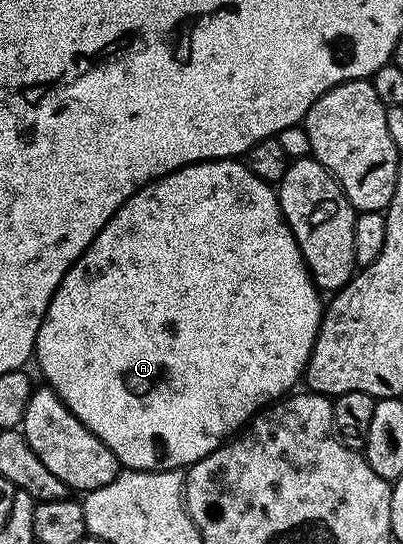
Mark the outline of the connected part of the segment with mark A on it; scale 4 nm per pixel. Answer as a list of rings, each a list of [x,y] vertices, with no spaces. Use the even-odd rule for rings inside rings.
[[[240,159],[203,160],[200,164],[189,164],[186,168],[177,168],[173,172],[168,172],[167,175],[153,180],[150,184],[144,184],[135,195],[127,198],[127,202],[123,202],[123,206],[119,206],[119,210],[105,223],[103,230],[99,230],[99,234],[89,243],[84,254],[67,270],[63,282],[57,287],[51,302],[47,306],[47,314],[39,326],[39,334],[37,335],[35,364],[37,360],[42,374],[45,375],[44,383],[52,388],[55,394],[59,394],[59,398],[65,403],[67,410],[71,410],[71,414],[75,414],[75,418],[79,418],[79,422],[83,422],[83,426],[87,426],[87,430],[91,430],[91,434],[95,434],[95,438],[99,438],[109,447],[111,454],[115,454],[118,465],[134,472],[187,470],[191,465],[198,464],[203,458],[207,458],[207,454],[211,454],[215,449],[220,448],[234,434],[240,433],[258,412],[270,407],[274,402],[282,399],[286,394],[292,393],[298,387],[296,384],[299,384],[299,381],[305,375],[305,367],[311,358],[315,338],[319,334],[323,315],[323,300],[321,304],[321,299],[323,299],[322,293],[313,280],[313,275],[309,273],[309,267],[305,265],[305,259],[295,242],[288,222],[285,221],[285,215],[281,213],[281,203],[277,201],[274,185],[255,178],[255,174],[251,174],[249,167]]]

